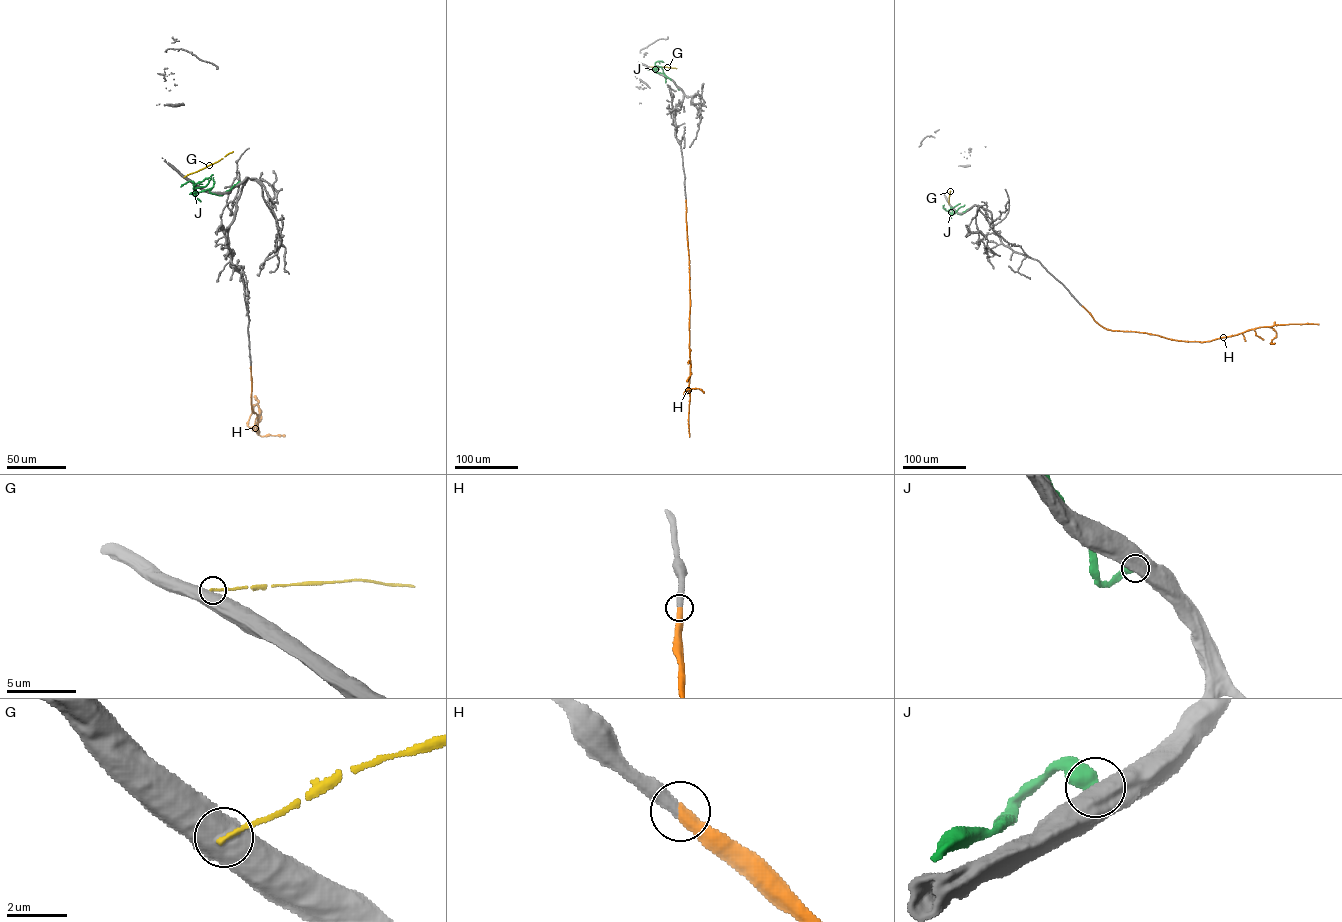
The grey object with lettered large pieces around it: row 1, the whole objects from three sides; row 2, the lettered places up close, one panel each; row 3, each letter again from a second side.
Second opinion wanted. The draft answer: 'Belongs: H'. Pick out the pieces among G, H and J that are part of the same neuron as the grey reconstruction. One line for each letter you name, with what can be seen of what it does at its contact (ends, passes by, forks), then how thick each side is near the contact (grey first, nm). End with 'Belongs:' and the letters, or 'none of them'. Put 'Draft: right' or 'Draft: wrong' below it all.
H: It ends there. Thickness 460 nm (grey) against 440 nm
Belongs: H
Draft: right

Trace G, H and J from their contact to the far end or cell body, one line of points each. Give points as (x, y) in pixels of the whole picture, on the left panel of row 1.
G: (184, 177), (233, 151)
H: (250, 365), (251, 405), (257, 415), (257, 433), (257, 399)
J: (240, 182), (221, 195), (208, 189), (194, 195), (193, 189), (206, 185), (213, 174)

